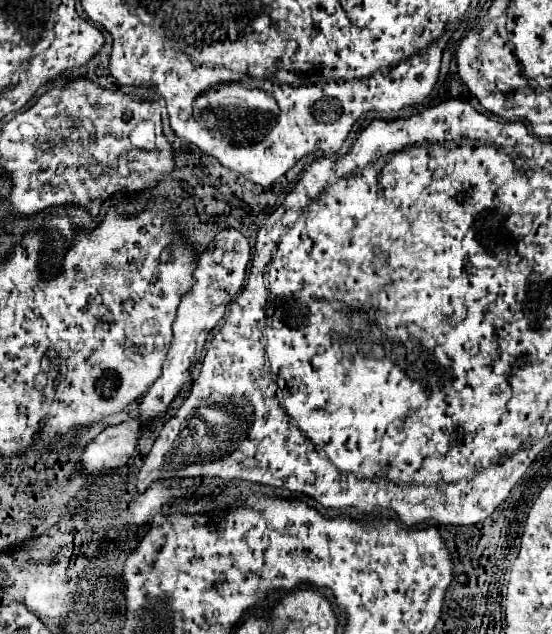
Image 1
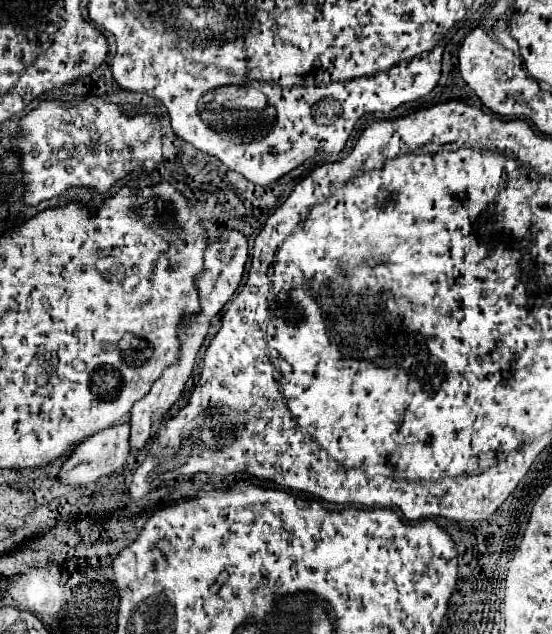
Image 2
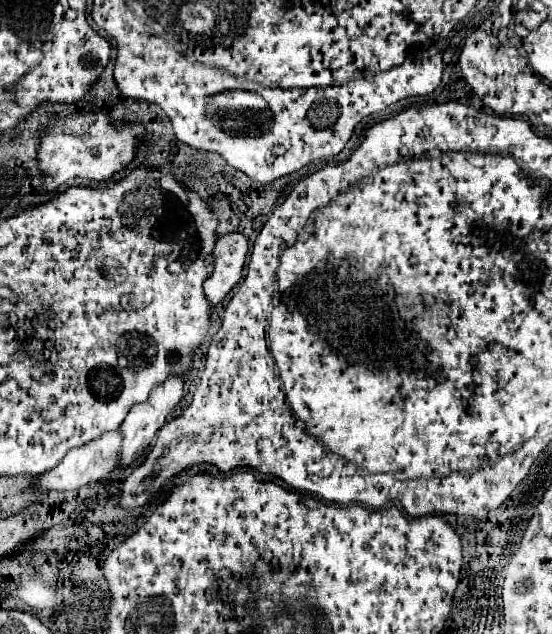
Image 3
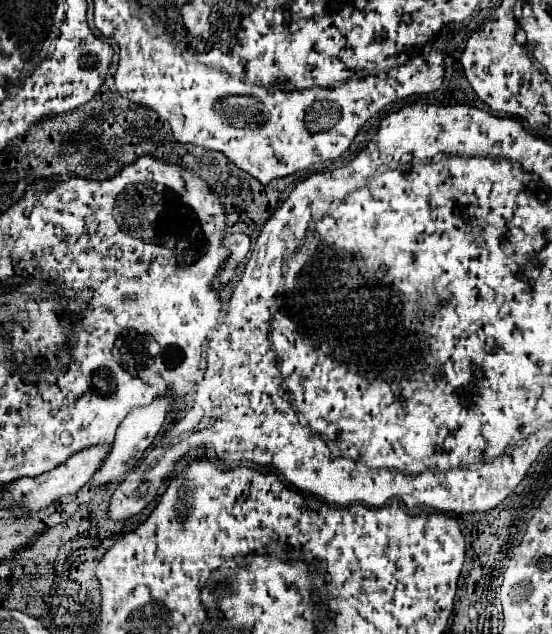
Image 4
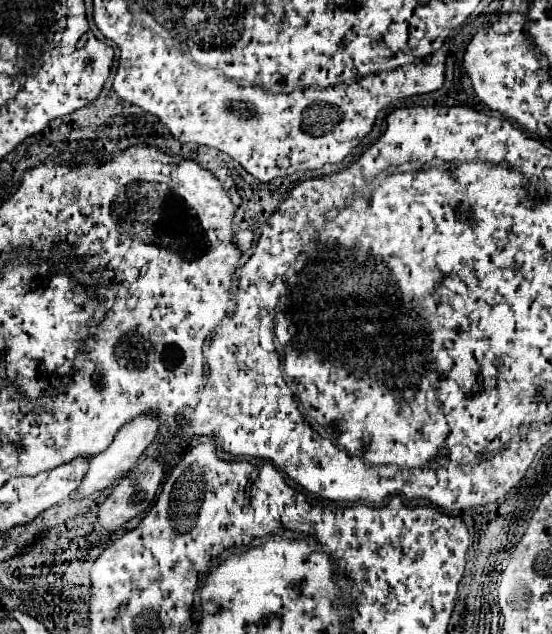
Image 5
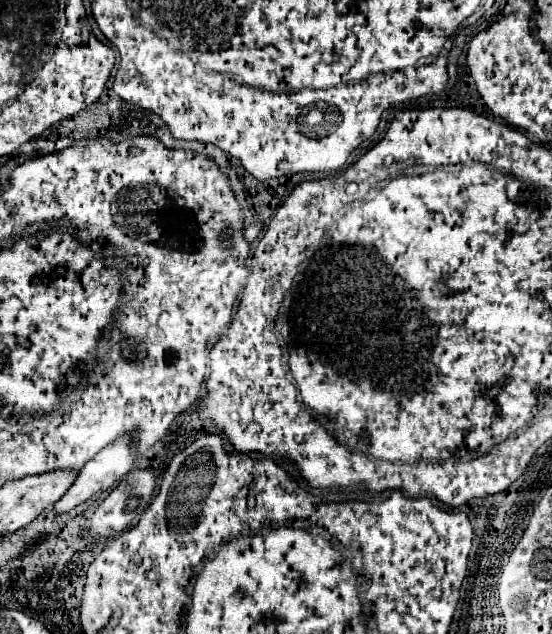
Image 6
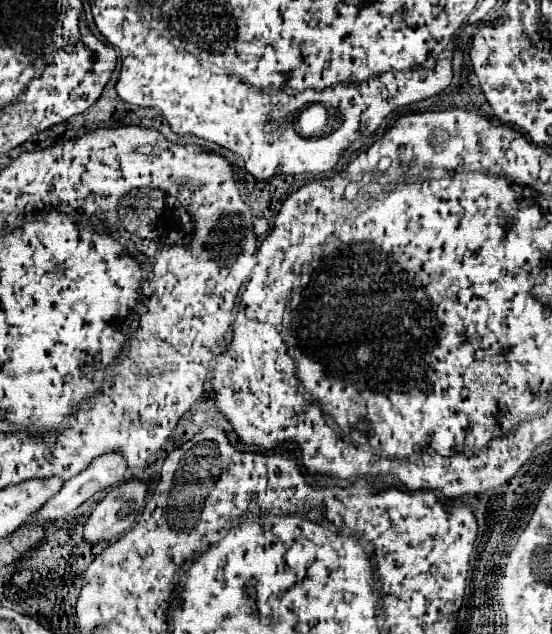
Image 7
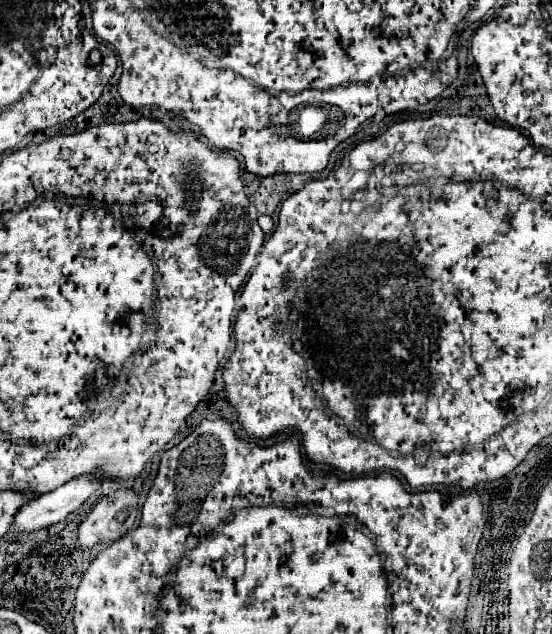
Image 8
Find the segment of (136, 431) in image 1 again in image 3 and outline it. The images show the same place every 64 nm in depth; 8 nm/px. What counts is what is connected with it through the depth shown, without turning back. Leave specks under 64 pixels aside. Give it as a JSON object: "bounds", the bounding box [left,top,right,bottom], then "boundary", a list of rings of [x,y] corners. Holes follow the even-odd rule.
{"bounds":[38,430,122,492],"boundary":[[[114,430],[114,432],[106,432],[102,434],[100,438],[80,446],[80,448],[74,448],[72,452],[68,452],[68,456],[64,456],[64,460],[52,468],[52,472],[44,472],[40,482],[38,482],[38,492],[66,492],[66,490],[78,490],[86,484],[92,484],[92,482],[98,482],[98,480],[104,480],[112,470],[116,470],[118,466],[118,458],[120,458],[120,448],[122,448],[122,434],[120,430]]]}

